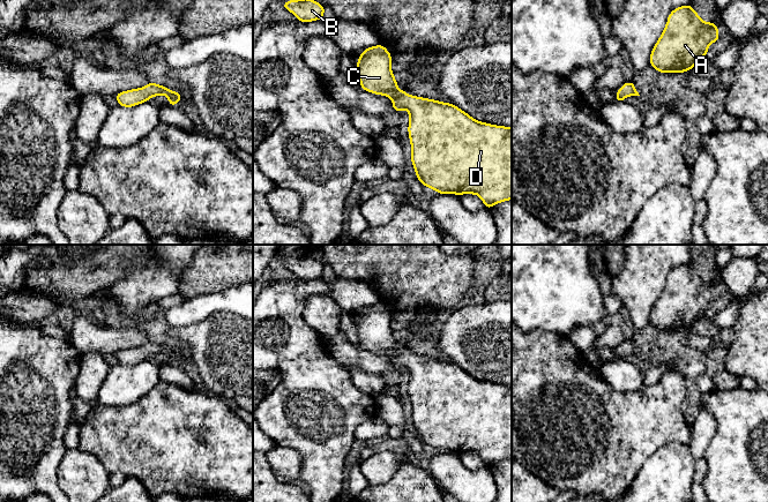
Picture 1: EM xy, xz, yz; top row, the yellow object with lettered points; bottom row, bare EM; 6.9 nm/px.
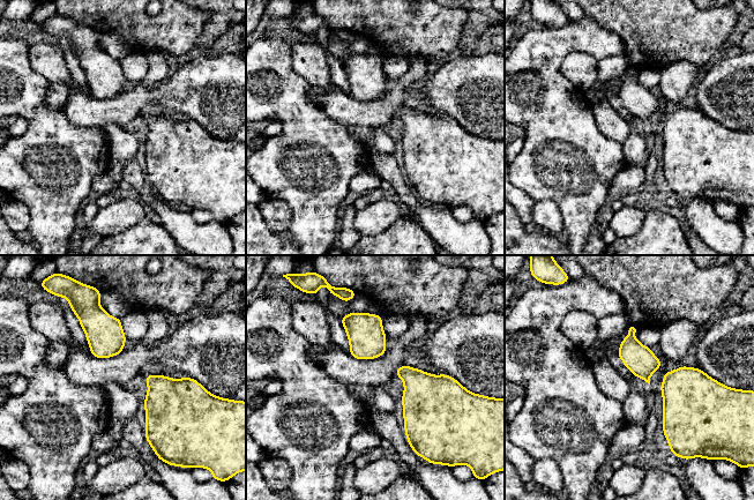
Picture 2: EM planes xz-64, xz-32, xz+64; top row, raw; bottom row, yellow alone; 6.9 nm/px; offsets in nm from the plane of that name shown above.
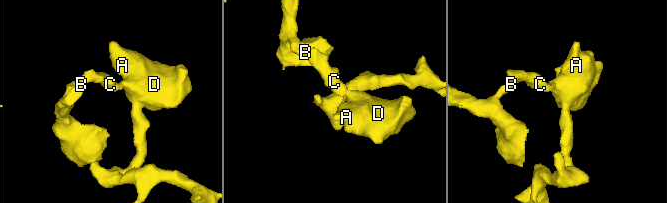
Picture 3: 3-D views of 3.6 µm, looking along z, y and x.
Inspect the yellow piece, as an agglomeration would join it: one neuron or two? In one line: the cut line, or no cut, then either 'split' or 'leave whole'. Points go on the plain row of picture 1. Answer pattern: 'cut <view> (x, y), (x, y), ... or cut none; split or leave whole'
cut none; leave whole

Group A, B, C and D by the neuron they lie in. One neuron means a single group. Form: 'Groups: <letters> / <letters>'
Groups: A B C D

